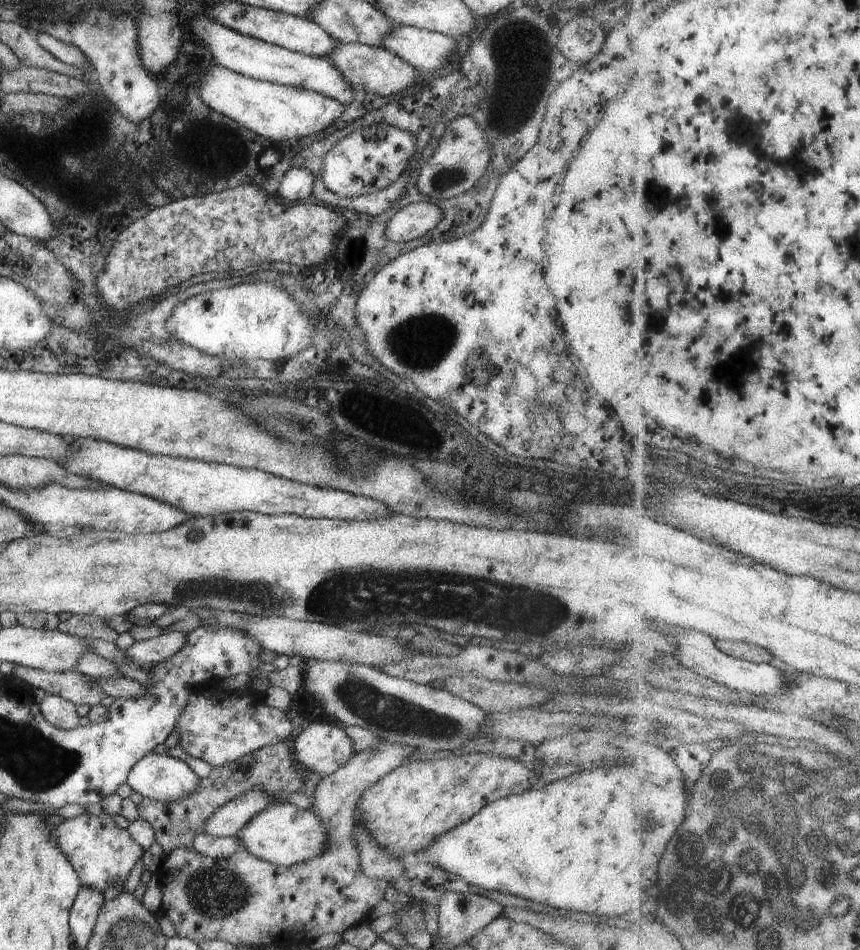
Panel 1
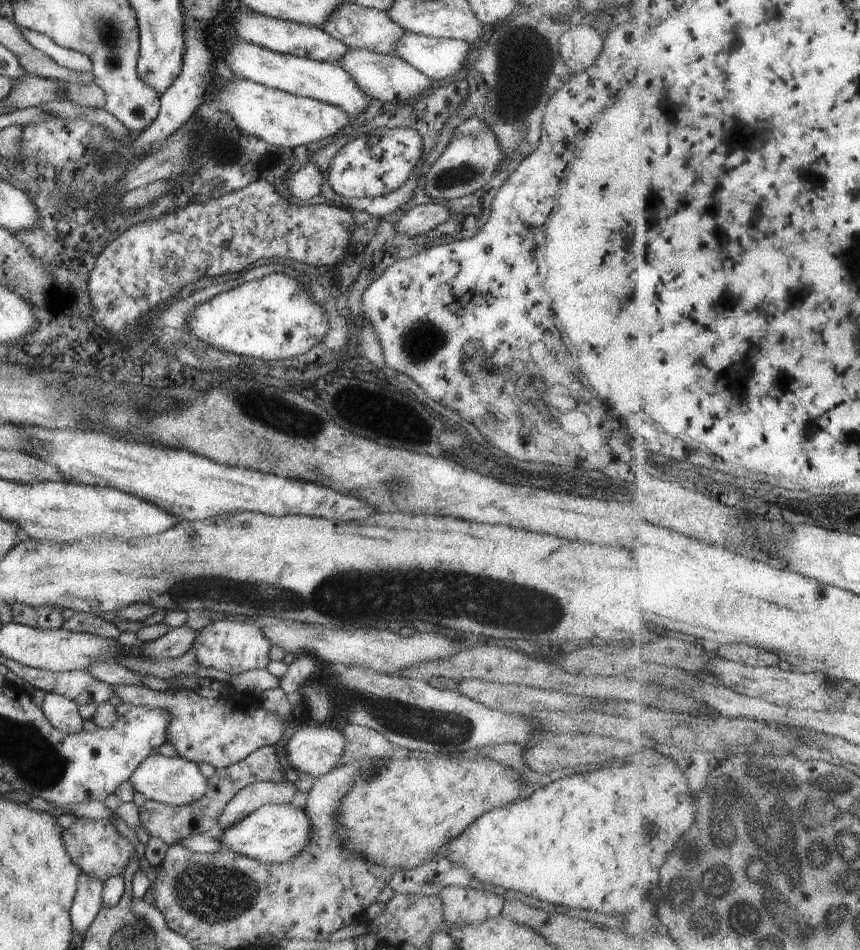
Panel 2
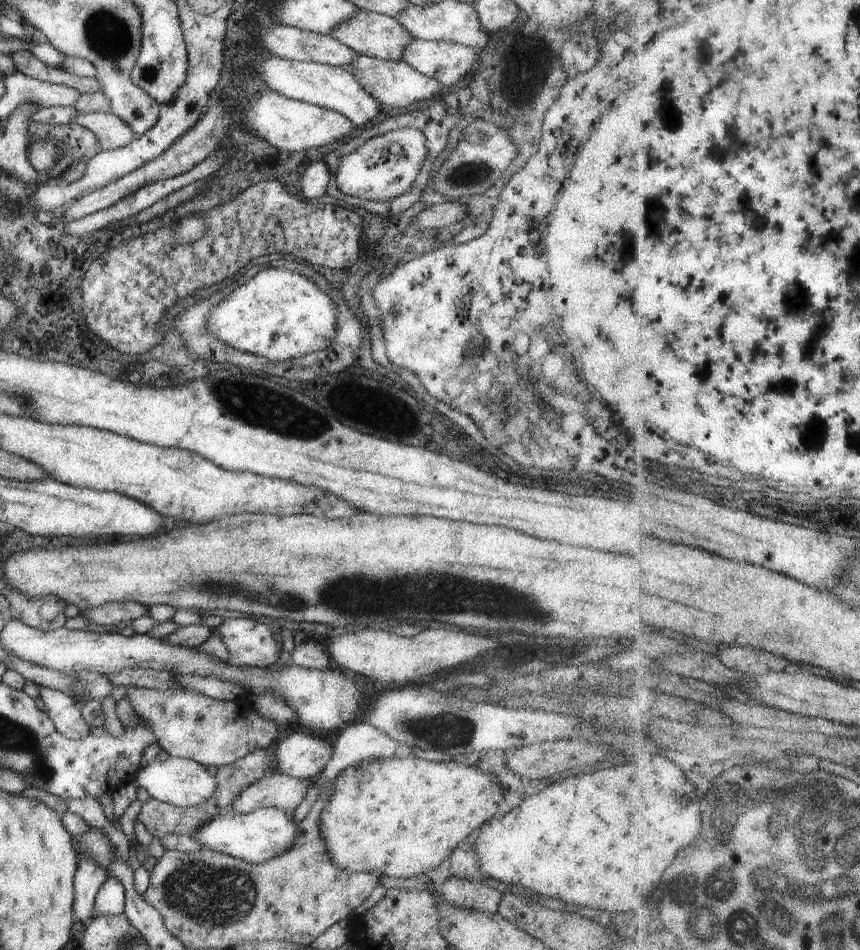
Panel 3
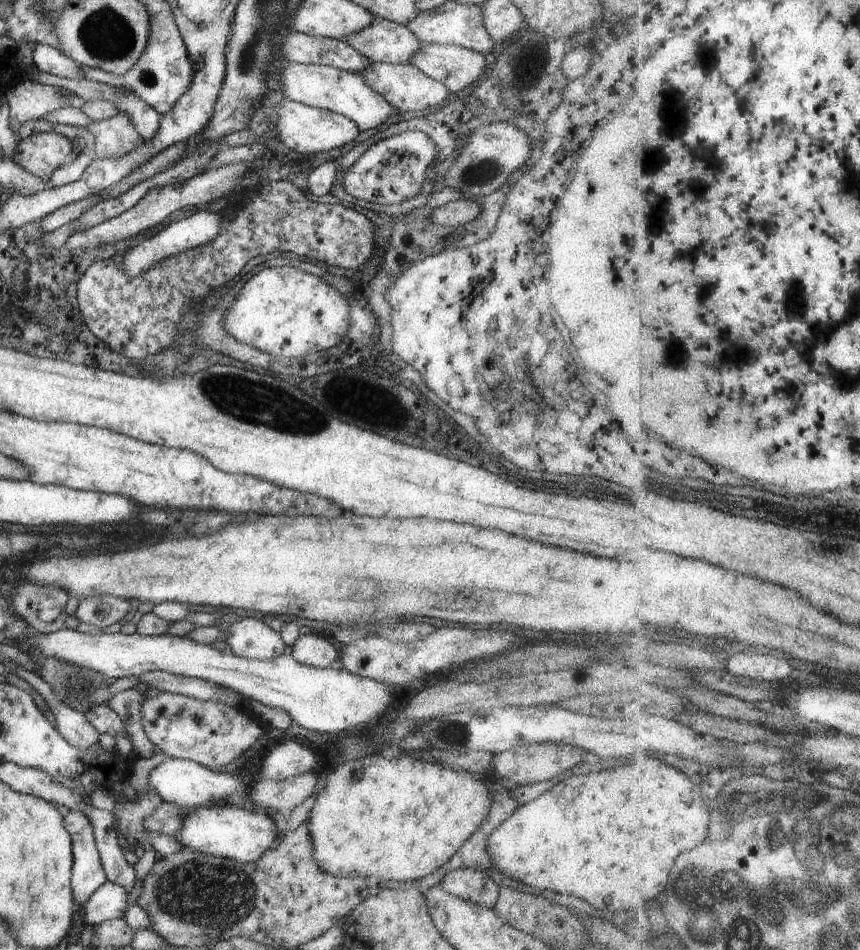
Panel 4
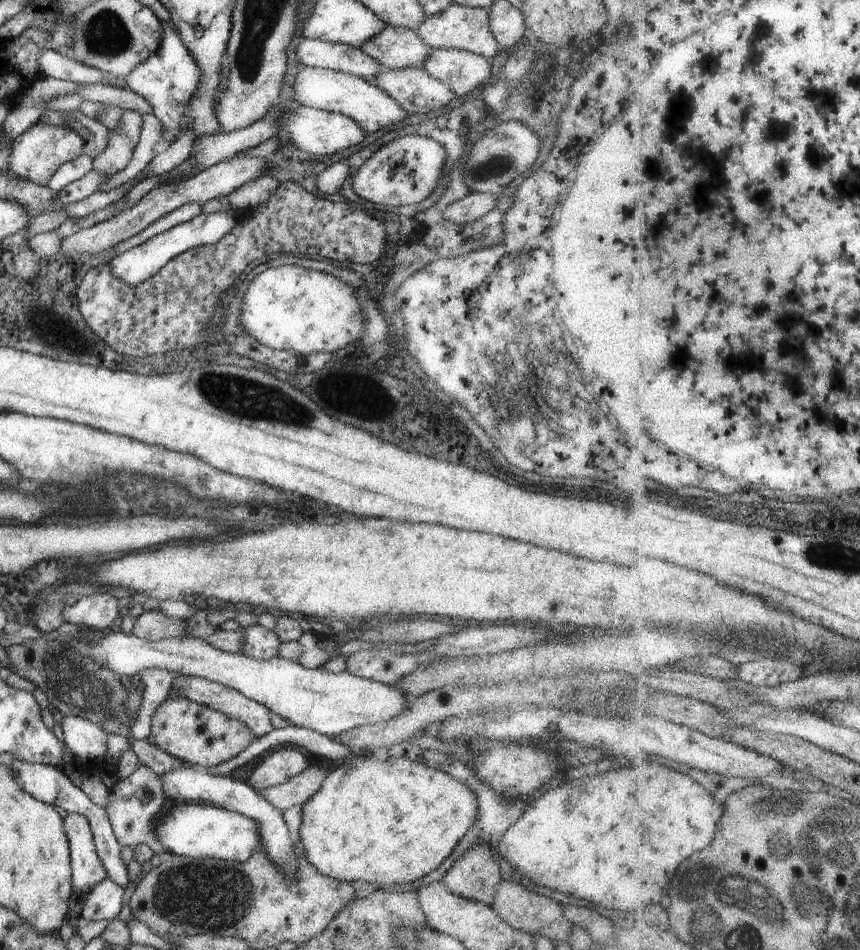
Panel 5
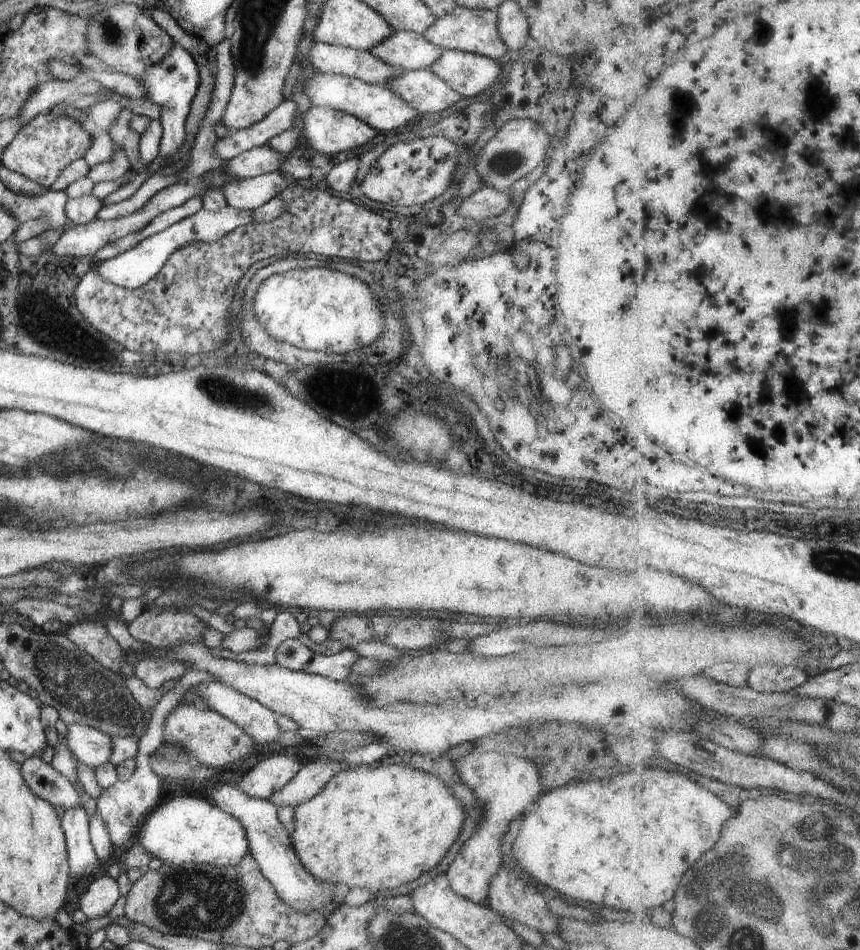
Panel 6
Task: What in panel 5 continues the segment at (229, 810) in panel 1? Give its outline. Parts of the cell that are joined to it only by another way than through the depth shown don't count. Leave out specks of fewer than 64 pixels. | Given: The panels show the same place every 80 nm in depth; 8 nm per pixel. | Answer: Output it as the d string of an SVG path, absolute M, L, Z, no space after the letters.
M311 761L309 766L305 770L301 770L296 776L289 778L282 784L259 790L257 794L275 806L277 810L283 812L287 808L307 802L320 788L328 772L327 769L316 766Z

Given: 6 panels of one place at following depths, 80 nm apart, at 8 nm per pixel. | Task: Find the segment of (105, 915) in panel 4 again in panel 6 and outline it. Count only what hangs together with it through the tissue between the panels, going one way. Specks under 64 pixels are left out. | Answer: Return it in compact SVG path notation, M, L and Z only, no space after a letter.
M104 874L95 876L95 880L90 882L77 900L78 910L87 917L87 920L105 916L121 896L118 885L117 881Z

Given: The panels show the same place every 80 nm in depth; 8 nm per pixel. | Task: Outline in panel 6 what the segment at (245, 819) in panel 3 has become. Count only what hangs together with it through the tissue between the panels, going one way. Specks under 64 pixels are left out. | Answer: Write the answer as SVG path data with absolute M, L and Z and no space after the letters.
M193 795L175 796L172 800L167 799L161 802L161 806L146 816L145 822L141 824L141 828L137 832L137 844L147 854L151 854L151 857L158 858L161 863L167 862L167 864L190 862L215 864L215 866L234 866L248 852L245 826L241 824L241 820L225 814L217 806L208 803L205 798L195 798Z

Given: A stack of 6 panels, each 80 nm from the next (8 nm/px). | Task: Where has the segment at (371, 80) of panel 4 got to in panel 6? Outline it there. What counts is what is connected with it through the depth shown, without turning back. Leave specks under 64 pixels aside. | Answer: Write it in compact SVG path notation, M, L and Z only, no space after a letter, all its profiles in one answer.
M429 69L403 71L387 81L385 86L398 94L405 102L408 102L419 114L433 114L433 112L437 114L437 112L453 106L455 102L459 102L463 98Z

